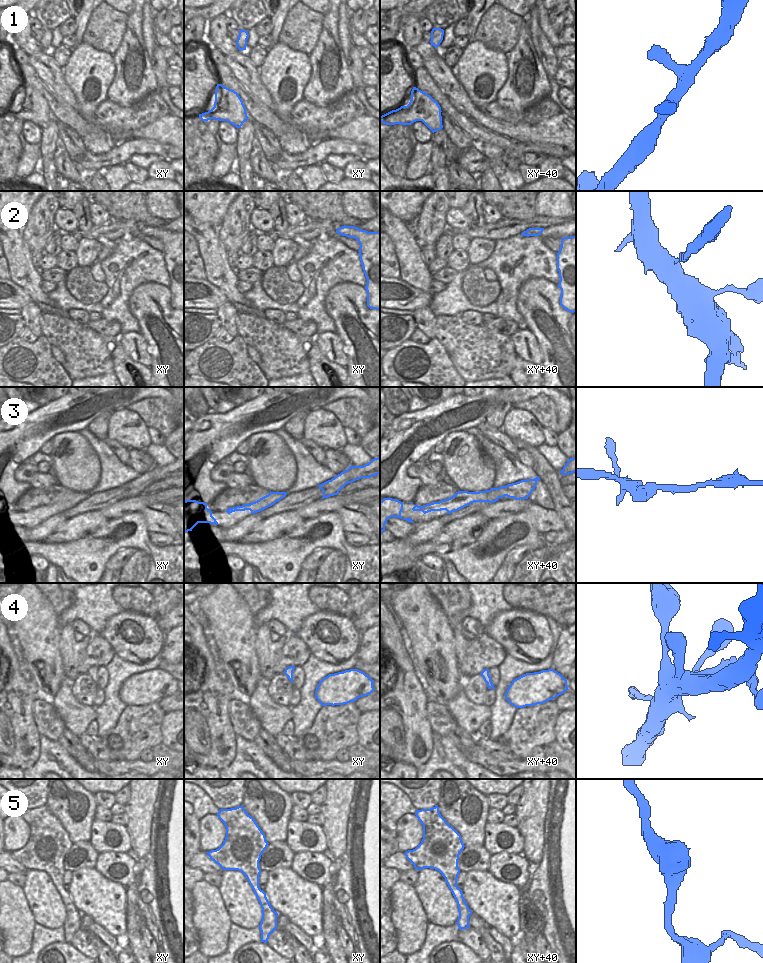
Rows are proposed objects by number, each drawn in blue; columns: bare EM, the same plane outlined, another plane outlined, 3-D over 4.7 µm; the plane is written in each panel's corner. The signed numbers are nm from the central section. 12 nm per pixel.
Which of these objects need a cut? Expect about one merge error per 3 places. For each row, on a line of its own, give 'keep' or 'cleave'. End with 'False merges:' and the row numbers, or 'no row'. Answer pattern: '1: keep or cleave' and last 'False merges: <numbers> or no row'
1: keep
2: keep
3: keep
4: keep
5: keep
False merges: no row

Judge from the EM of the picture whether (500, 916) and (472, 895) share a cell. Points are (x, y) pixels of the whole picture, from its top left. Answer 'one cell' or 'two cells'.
one cell

